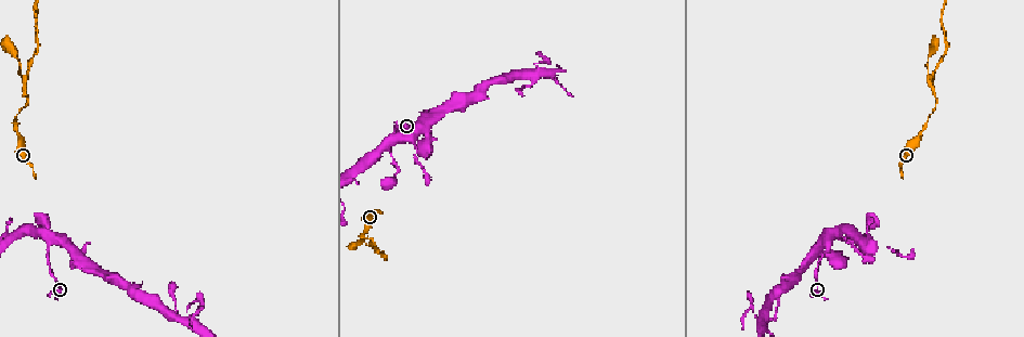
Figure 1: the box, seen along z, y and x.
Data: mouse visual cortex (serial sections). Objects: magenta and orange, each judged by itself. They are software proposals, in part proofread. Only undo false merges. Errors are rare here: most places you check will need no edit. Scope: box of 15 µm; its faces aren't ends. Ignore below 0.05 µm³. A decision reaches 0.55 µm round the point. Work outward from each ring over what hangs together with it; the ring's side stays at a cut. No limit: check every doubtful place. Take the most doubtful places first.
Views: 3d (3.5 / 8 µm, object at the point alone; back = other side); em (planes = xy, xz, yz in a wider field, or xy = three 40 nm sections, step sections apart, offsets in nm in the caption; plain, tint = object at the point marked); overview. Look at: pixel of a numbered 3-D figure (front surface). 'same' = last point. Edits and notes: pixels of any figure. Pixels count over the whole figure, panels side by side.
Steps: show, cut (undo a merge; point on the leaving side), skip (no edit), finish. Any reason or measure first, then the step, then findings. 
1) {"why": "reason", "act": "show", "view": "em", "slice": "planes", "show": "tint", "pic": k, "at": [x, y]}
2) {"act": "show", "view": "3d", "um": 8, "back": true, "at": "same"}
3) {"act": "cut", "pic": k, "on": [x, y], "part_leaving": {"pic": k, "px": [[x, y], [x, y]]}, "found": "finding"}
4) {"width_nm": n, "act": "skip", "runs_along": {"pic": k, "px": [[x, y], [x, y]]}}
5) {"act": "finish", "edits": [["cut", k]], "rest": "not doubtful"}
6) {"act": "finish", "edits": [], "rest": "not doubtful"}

{"why": "four-way junction", "act": "show", "view": "3d", "um": 3.5, "pic": 1, "at": [50, 242]}

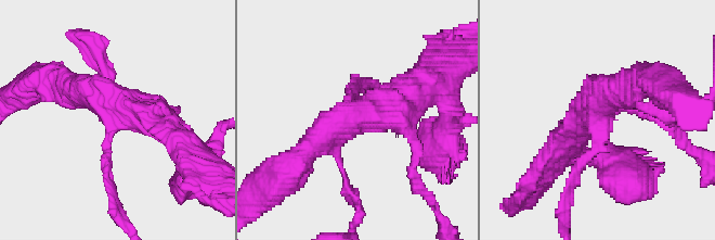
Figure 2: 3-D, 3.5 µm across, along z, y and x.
{"arms": 4, "arm_widths_nm": [150, 200, 400, 400], "act": "show", "view": "em", "slice": "xy", "step": 1, "show": "tint", "pic": 2, "at": [119, 116]}

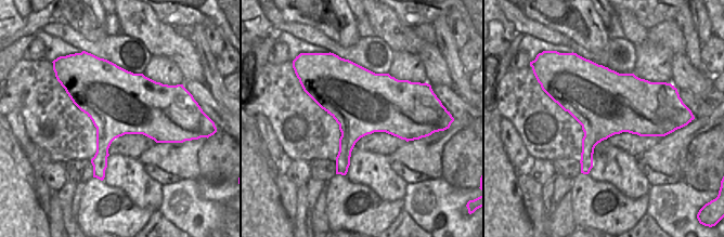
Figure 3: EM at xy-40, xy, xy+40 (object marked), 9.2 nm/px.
{"why": "cut it another way", "act": "show", "view": "em", "slice": "xy", "step": 2, "show": "tint", "at": "same"}

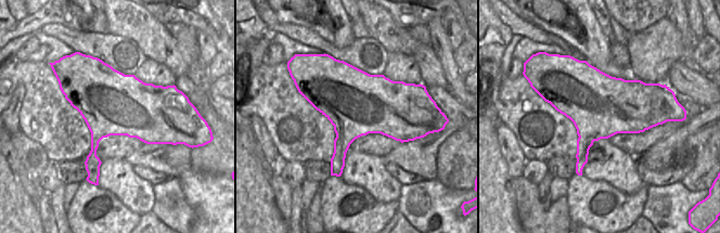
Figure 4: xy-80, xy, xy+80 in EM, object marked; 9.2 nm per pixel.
{"act": "skip", "runs_along": {"pic": 2, "px": [[351, 95], [358, 120], [421, 89]]}, "found": "continuous, no second cell"}

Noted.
{"why": "sudden change in width", "act": "show", "view": "3d", "um": 8, "pic": 1, "at": [933, 110]}

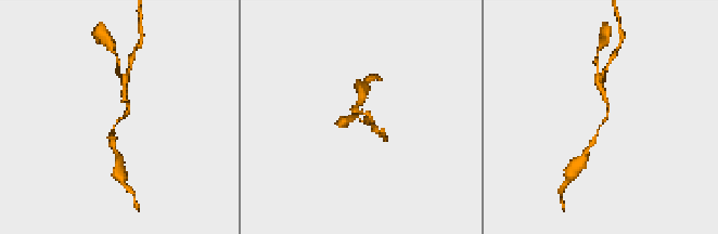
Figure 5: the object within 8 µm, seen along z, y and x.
{"arm_widths_nm": [100, 200], "act": "show", "view": "em", "slice": "planes", "show": "tint", "pic": 5, "at": [360, 120]}

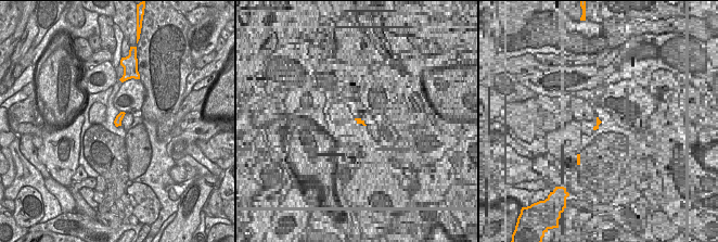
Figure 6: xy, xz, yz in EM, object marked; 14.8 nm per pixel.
{"act": "skip", "found": "all the same cell"}

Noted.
{"why": "branch point", "act": "show", "view": "3d", "um": 3.5, "pic": 1, "at": [931, 80]}

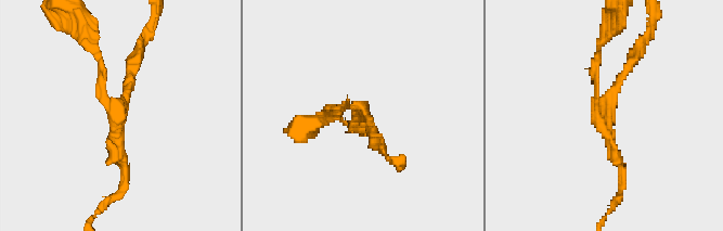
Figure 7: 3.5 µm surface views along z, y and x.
{"act": "show", "view": "em", "slice": "xy", "step": 3, "show": "tint", "pic": 7, "at": [597, 113]}

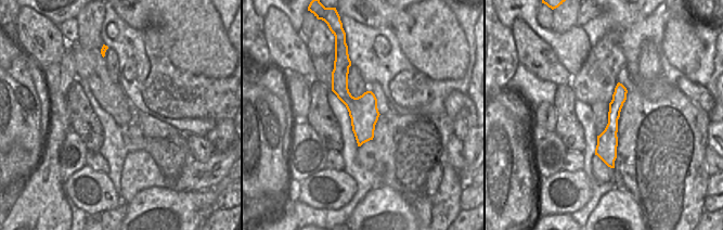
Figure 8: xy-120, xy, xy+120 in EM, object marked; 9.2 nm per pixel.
{"act": "skip", "runs_along": {"pic": 7, "px": [[622, 178], [594, 105], [601, 45]]}, "found": "one cell here"}

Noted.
{"why": "a narrow waist", "act": "show", "view": "3d", "um": 3.5, "pic": 1, "at": [761, 324]}

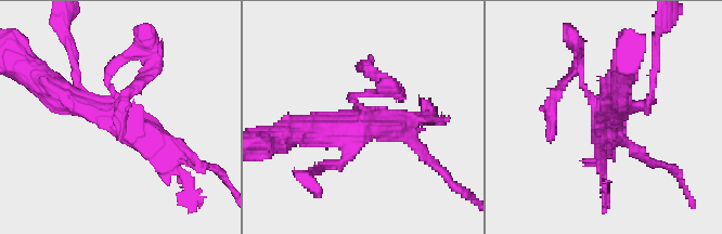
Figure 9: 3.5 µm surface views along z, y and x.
{"why": "shape alone is not enough", "act": "show", "view": "em", "slice": "xy", "step": 2, "show": "tint", "pic": 9, "at": [358, 122]}

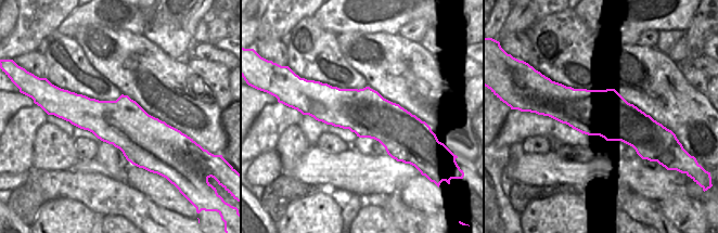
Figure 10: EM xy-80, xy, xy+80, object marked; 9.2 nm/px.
{"why": "another direction", "act": "show", "view": "em", "slice": "xy", "step": 5, "show": "tint", "at": "same"}

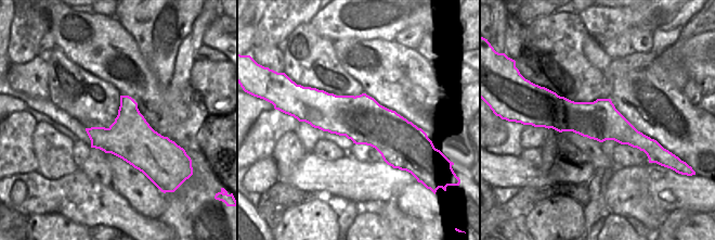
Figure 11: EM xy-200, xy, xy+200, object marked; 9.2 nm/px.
{"arms": 4, "arm_widths_nm": [100, 150, 350, 350], "act": "skip", "runs_along": {"pic": 9, "px": [[53, 88], [107, 107], [167, 141]]}, "found": "continuous, no second cell"}

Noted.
{"why": "narrows sharply", "act": "show", "view": "3d", "um": 3.5, "pic": 1, "at": [190, 305]}

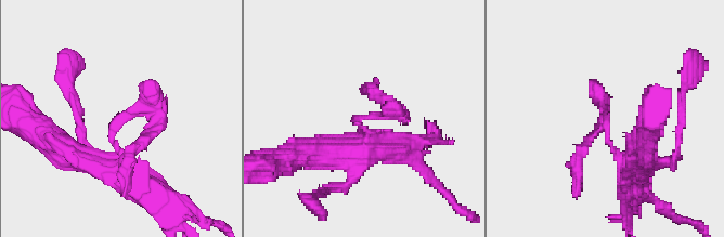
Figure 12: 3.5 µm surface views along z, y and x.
{"act": "show", "view": "em", "slice": "xy", "step": 3, "show": "tint", "pic": 12, "at": [608, 118]}

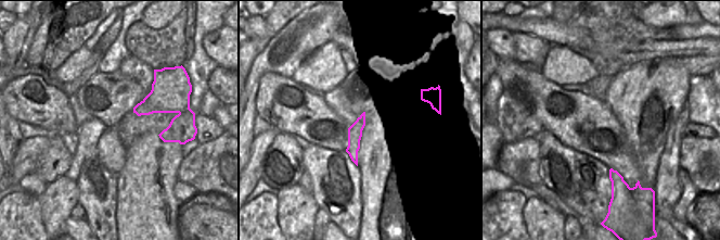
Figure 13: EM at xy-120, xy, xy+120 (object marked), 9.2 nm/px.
{"why": "cut it another way", "act": "show", "view": "em", "slice": "planes", "show": "tint", "at": "same"}

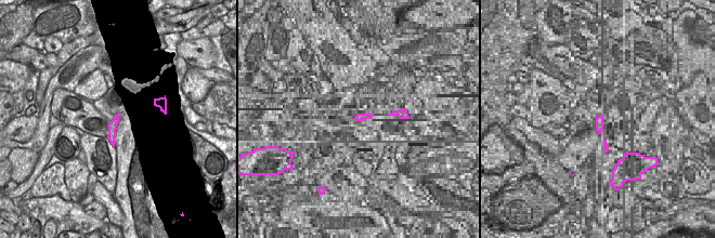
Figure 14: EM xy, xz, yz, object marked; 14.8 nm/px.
{"act": "skip", "runs_along": {"pic": 14, "px": [[116, 118], [112, 128], [112, 140]]}, "found": "continuous, no second cell"}

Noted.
{"act": "finish", "edits": [], "rest": "not doubtful"}

